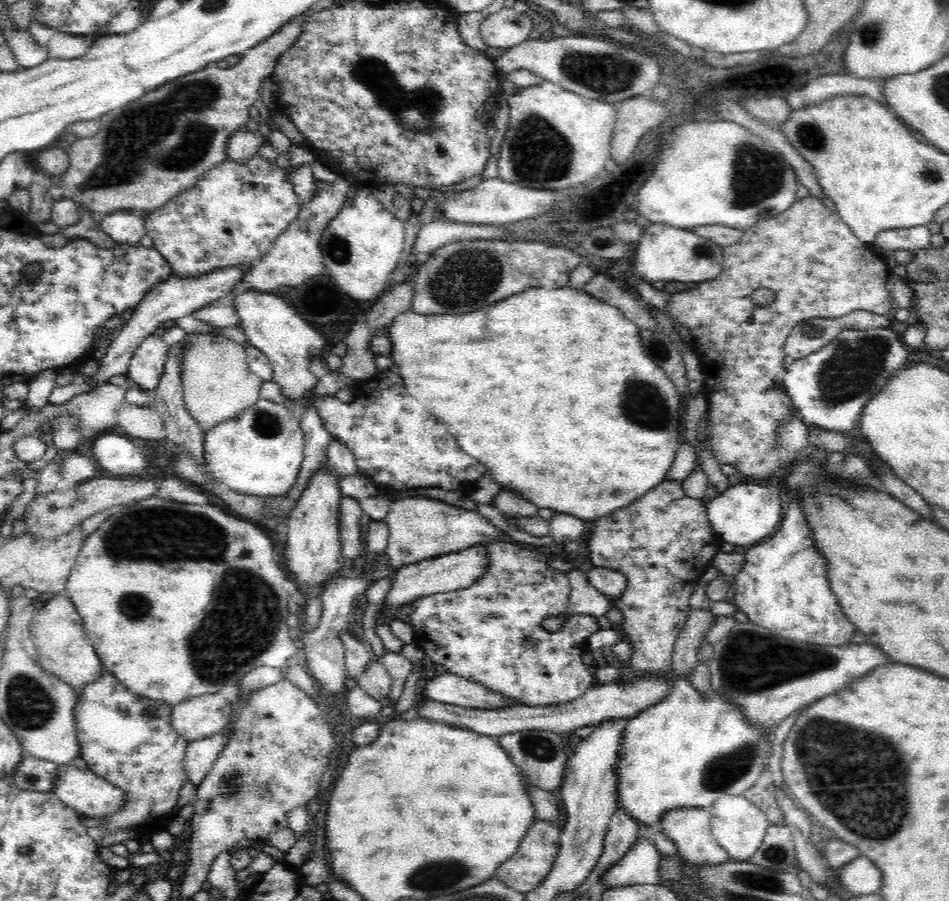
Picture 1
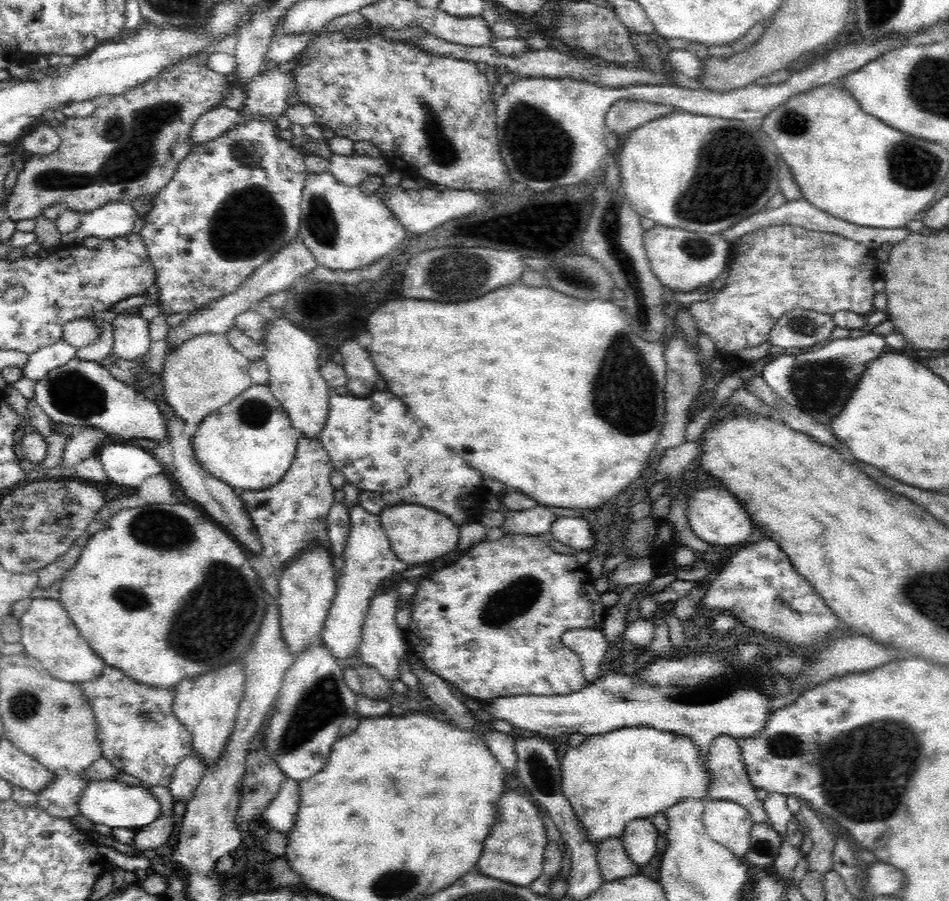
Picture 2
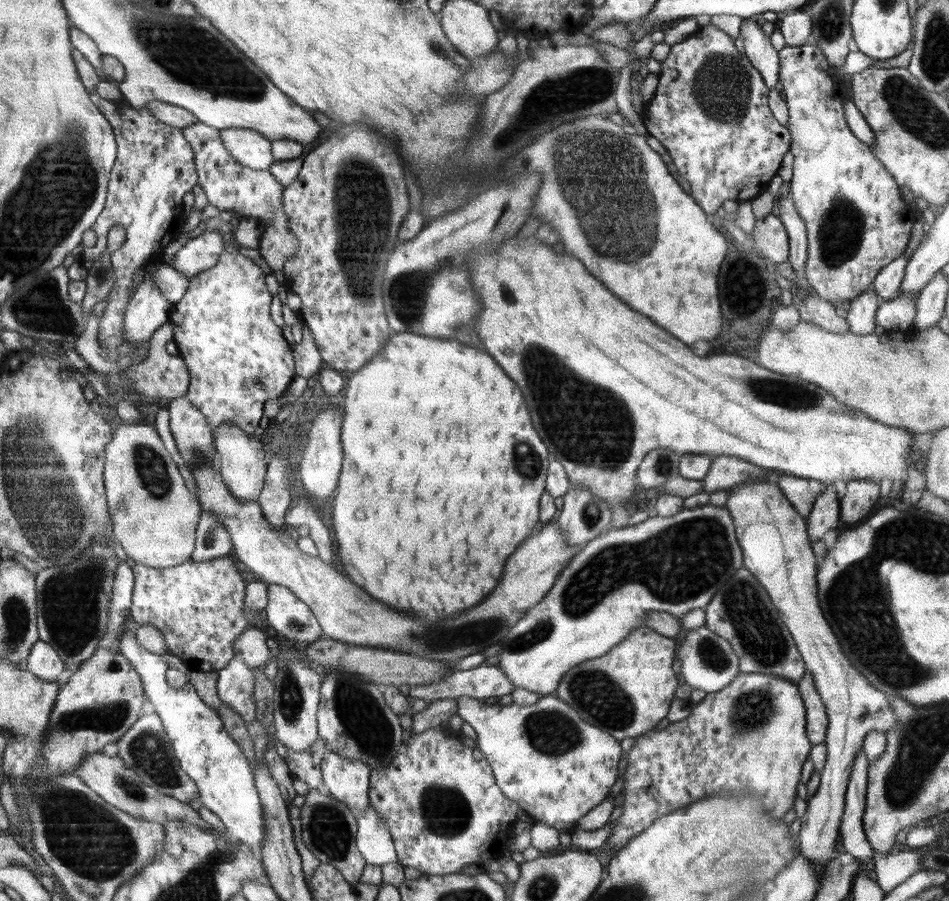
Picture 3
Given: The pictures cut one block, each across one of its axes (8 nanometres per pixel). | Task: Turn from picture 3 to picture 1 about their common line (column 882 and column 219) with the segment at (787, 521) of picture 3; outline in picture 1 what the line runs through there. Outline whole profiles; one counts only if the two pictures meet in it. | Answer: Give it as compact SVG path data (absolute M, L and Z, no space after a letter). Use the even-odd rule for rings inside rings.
M221 692L204 694L174 707L171 725L188 741L208 738L227 728L231 712L230 700Z

